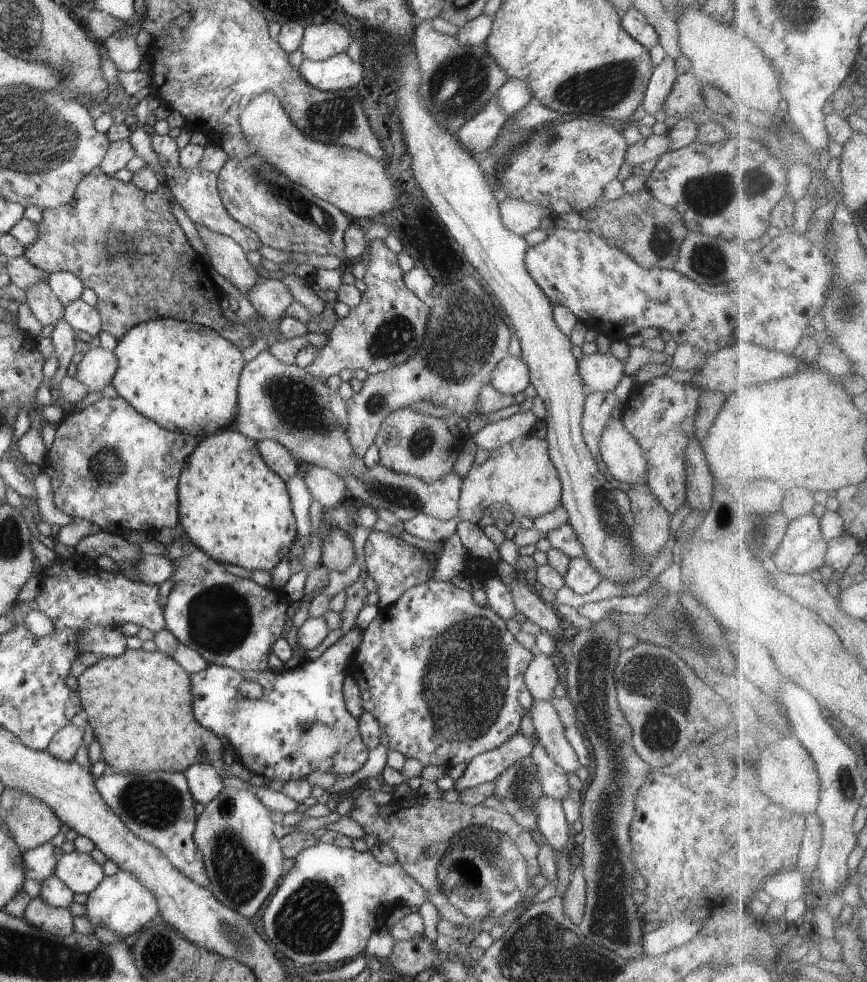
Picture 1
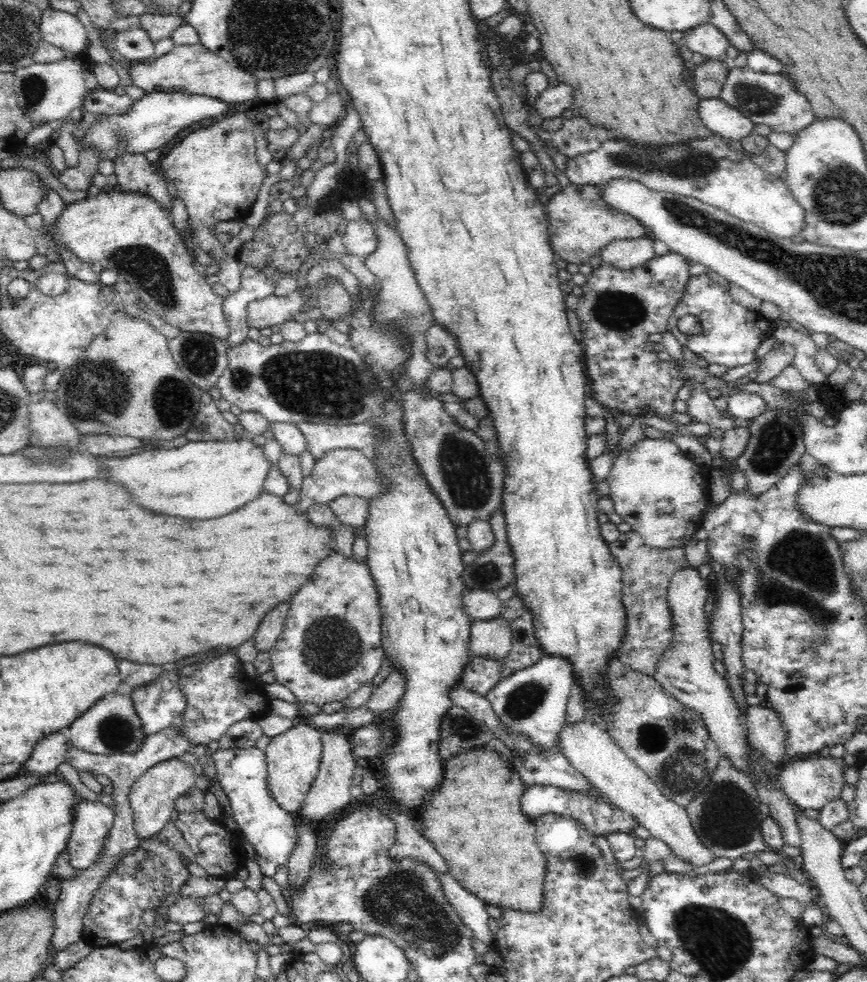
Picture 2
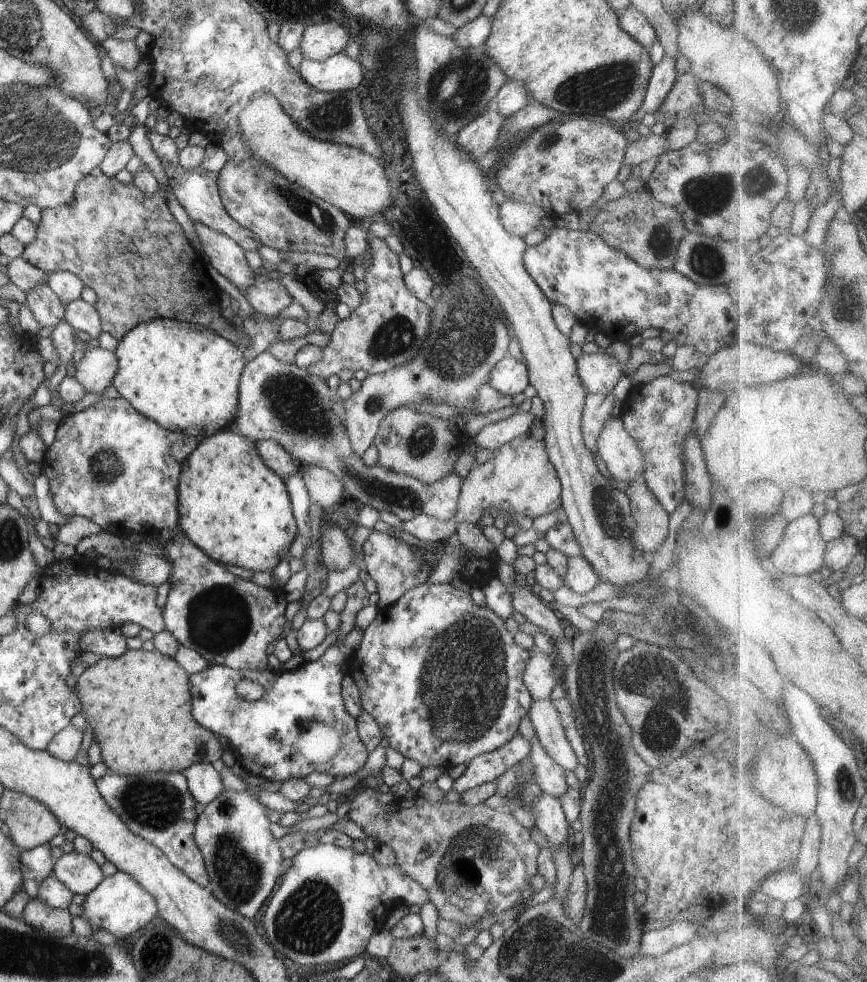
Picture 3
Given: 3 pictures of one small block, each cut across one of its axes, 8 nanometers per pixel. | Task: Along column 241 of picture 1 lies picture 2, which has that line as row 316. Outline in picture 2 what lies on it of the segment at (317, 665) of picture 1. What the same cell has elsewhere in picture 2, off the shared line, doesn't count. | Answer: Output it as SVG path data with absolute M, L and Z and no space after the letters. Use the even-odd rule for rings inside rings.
M693 275L688 279L679 303L670 315L667 330L682 344L688 347L694 355L700 355L709 364L718 364L728 369L750 365L756 356L756 348L769 338L775 323L766 319L760 312L750 311L736 303L728 289L713 282L708 275ZM686 314L692 314L700 321L702 328L698 334L688 335L678 329L678 320Z

